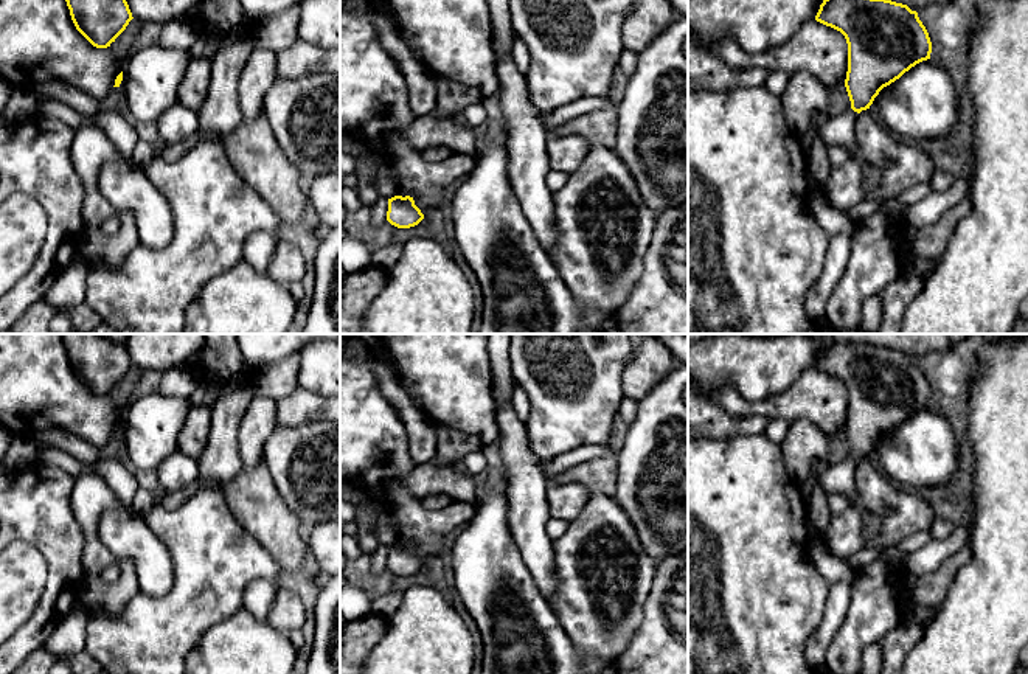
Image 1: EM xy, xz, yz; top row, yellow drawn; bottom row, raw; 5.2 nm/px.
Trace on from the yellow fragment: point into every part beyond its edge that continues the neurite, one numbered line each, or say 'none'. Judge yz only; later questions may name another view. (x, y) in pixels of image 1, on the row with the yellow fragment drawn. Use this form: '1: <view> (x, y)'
1: yz (834, 131)

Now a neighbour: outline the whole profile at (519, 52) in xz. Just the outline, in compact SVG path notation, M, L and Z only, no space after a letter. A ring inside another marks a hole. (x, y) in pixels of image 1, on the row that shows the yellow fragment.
M519 37L514 39L512 48L511 48L511 56L512 56L516 67L522 73L526 73L526 70L530 68L530 64L531 64L531 56L528 53L526 45Z

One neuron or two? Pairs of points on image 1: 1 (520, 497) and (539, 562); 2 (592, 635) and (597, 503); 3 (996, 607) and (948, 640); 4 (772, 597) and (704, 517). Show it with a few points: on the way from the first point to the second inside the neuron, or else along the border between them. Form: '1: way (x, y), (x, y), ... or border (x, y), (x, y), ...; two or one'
1: way (528, 513), (530, 535), (536, 547); one
2: way (587, 603), (569, 555), (581, 536); one
3: way (983, 620), (960, 640); one
4: way (752, 576), (722, 547), (719, 538); one

